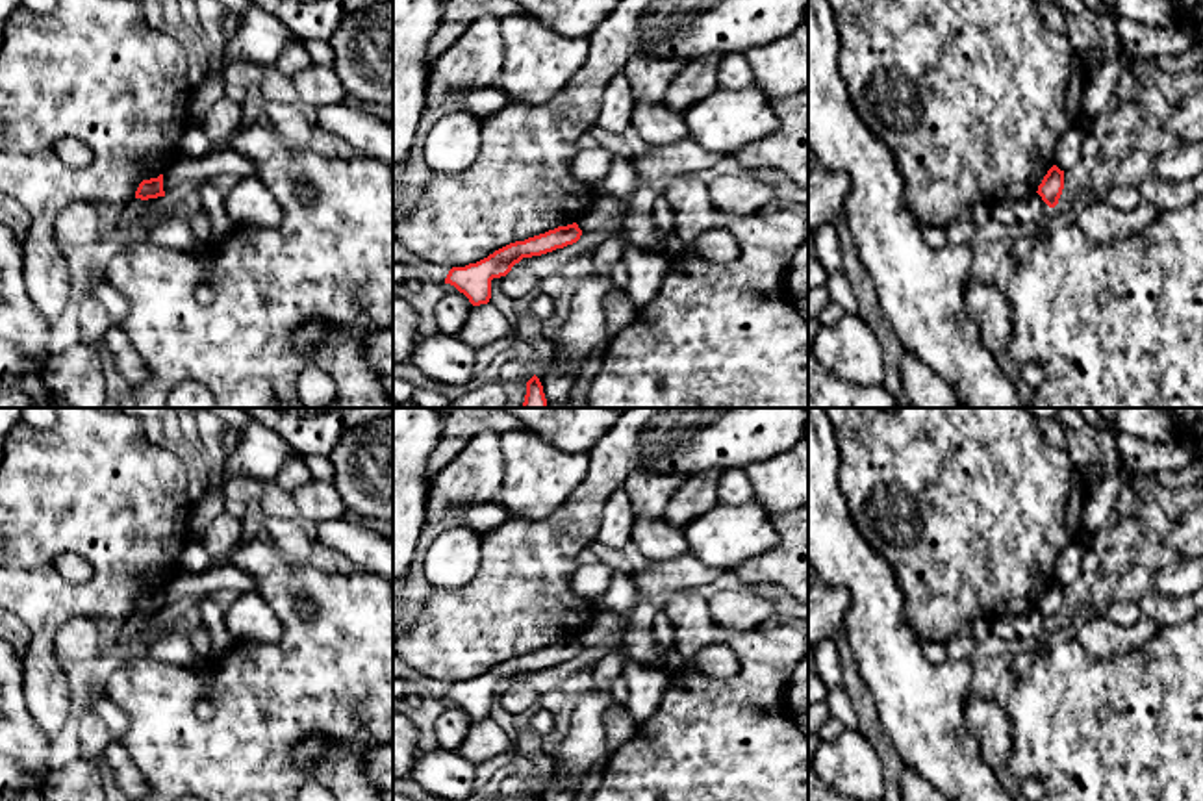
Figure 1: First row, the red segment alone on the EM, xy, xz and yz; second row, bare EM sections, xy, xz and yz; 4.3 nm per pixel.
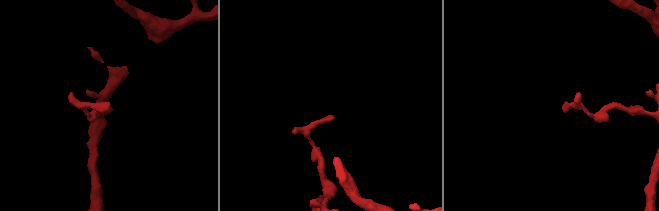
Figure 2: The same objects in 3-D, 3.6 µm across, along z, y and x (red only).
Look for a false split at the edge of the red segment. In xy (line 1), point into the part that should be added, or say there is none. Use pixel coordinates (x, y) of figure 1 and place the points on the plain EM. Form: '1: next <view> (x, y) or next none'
1: next none

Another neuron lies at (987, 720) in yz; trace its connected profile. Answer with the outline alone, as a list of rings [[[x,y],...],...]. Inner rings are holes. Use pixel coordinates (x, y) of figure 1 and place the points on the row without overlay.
[[[971,692],[966,701],[966,723],[979,742],[982,758],[995,771],[1005,771],[1012,755],[1012,734],[1003,706]]]

